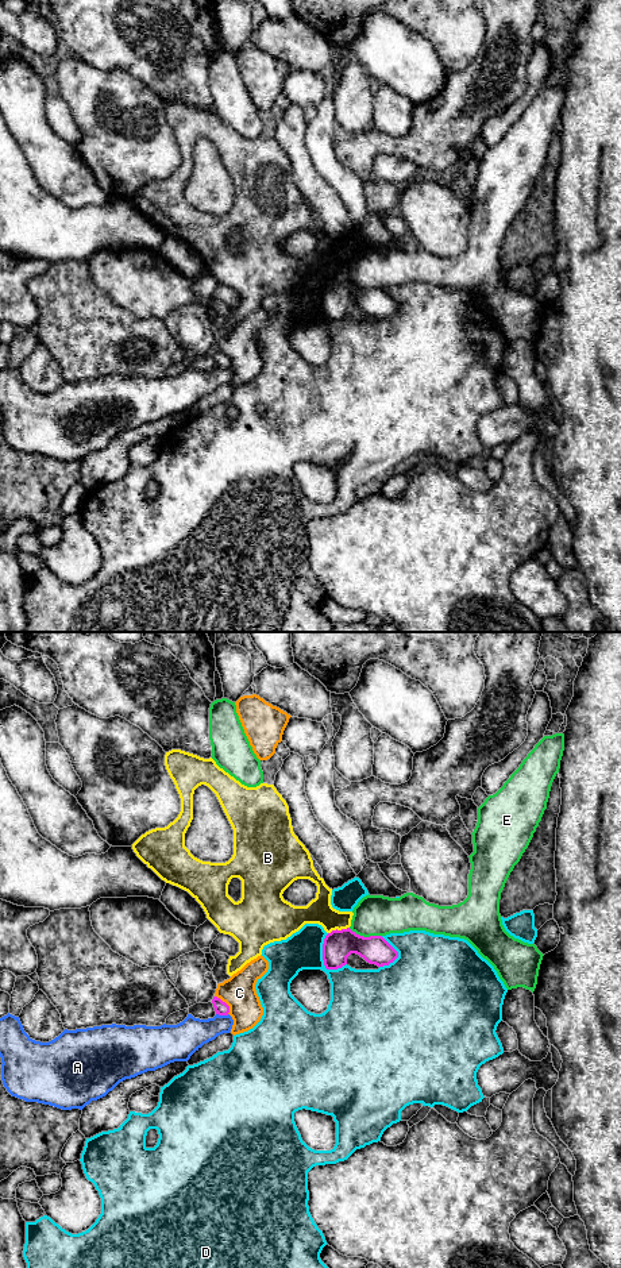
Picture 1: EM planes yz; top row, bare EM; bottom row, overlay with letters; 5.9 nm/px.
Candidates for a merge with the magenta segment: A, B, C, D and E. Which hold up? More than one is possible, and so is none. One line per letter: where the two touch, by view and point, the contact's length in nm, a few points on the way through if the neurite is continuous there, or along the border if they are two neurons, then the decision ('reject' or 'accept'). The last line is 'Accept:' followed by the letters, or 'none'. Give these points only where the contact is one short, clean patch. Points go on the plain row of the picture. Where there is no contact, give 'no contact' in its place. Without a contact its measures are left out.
A: meets magenta in yz at (223, 366); contact 80 nm long; reject
B: meets magenta in yz at (336, 281); contact 130 nm long; reject
C: meets magenta in yz at (226, 355); contact 140 nm long; reject
D: meets magenta in yz at (323, 308); contact 240 nm long; reject
E: meets magenta in yz at (365, 289); contact 200 nm long; reject
Accept: none

